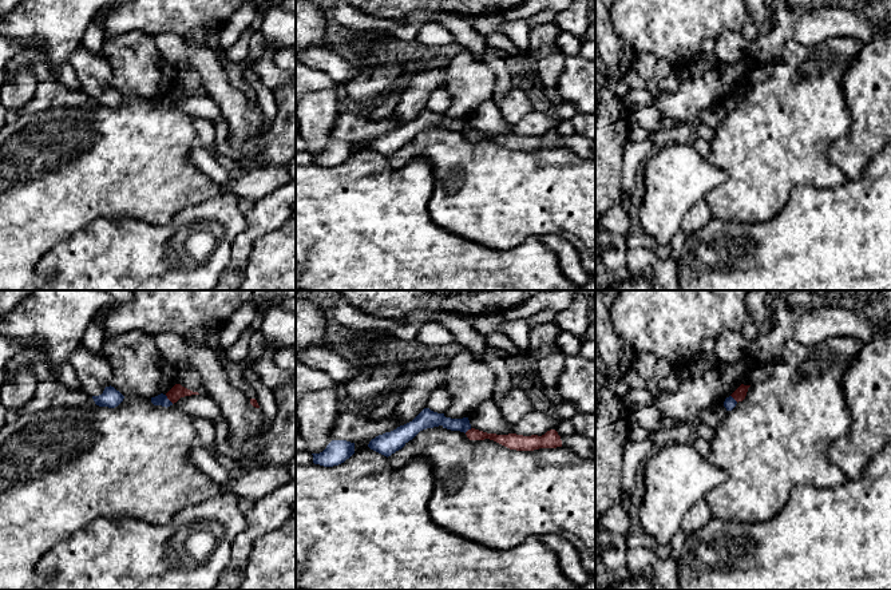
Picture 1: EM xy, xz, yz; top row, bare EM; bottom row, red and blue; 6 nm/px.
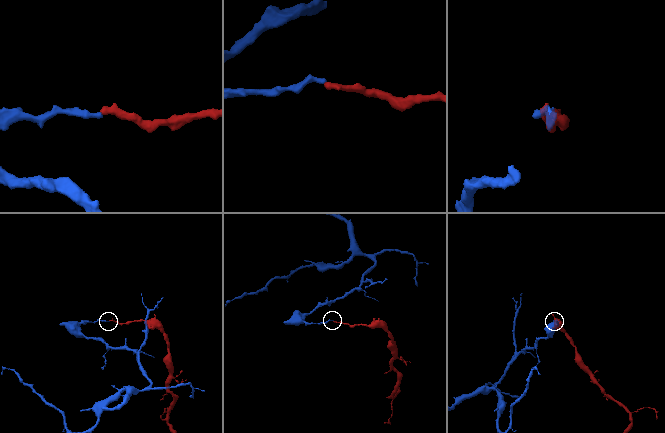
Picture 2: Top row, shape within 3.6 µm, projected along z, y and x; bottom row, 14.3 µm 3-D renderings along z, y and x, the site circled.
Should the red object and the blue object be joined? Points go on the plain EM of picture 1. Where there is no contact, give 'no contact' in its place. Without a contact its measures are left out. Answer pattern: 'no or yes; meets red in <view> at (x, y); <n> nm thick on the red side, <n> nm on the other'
no; meets red in xy at (169, 99); 80 nm thick on the red side, 70 nm on the other

